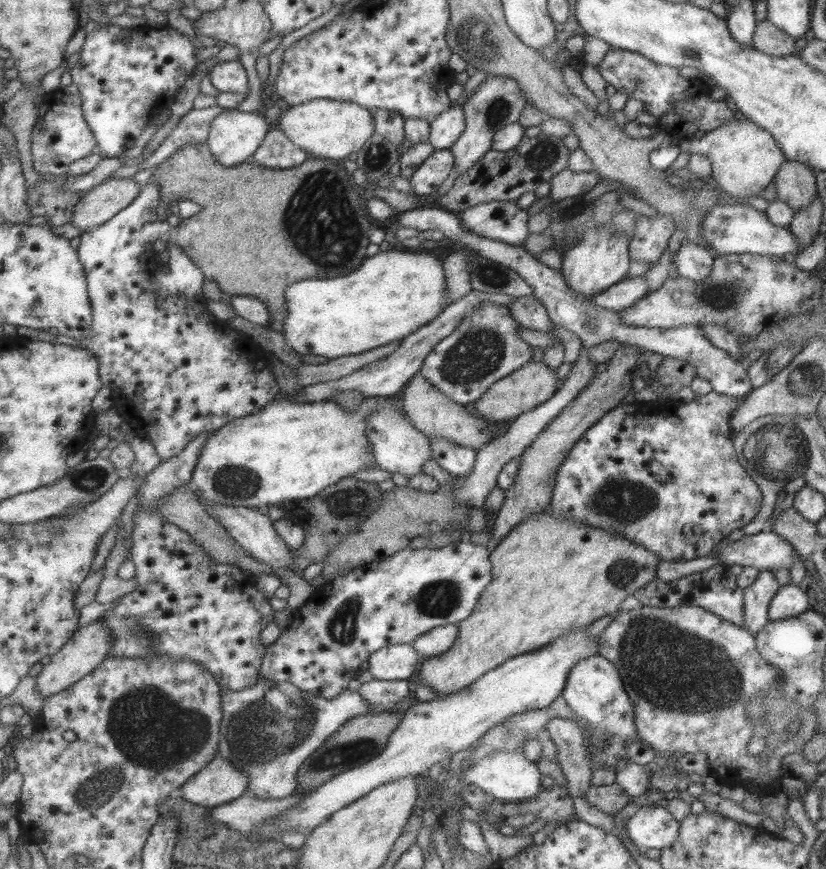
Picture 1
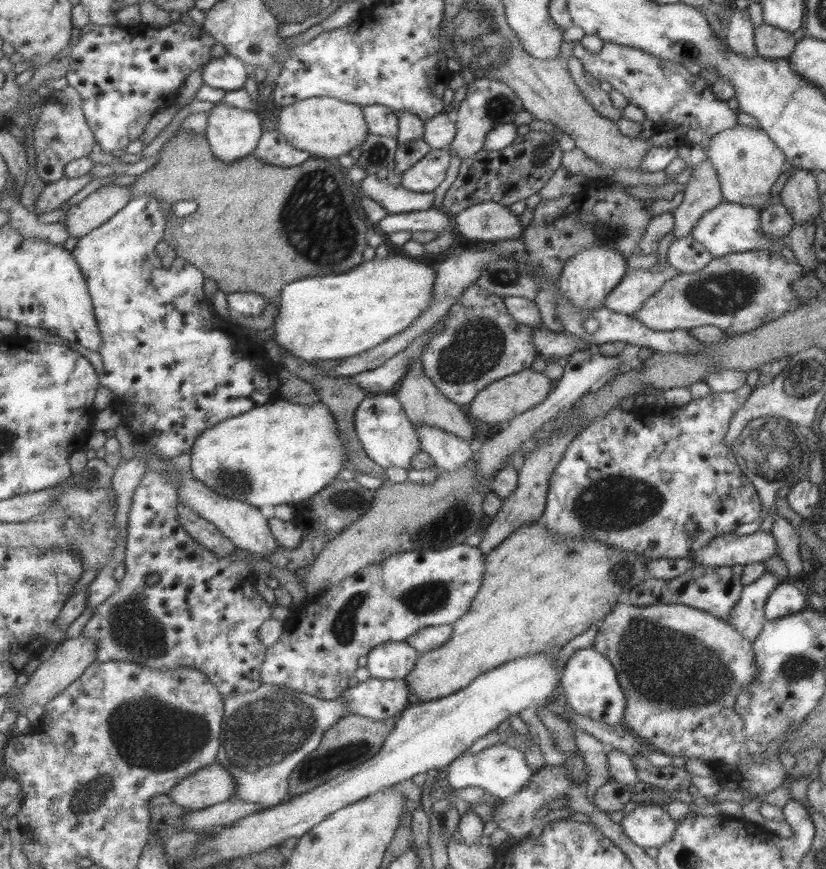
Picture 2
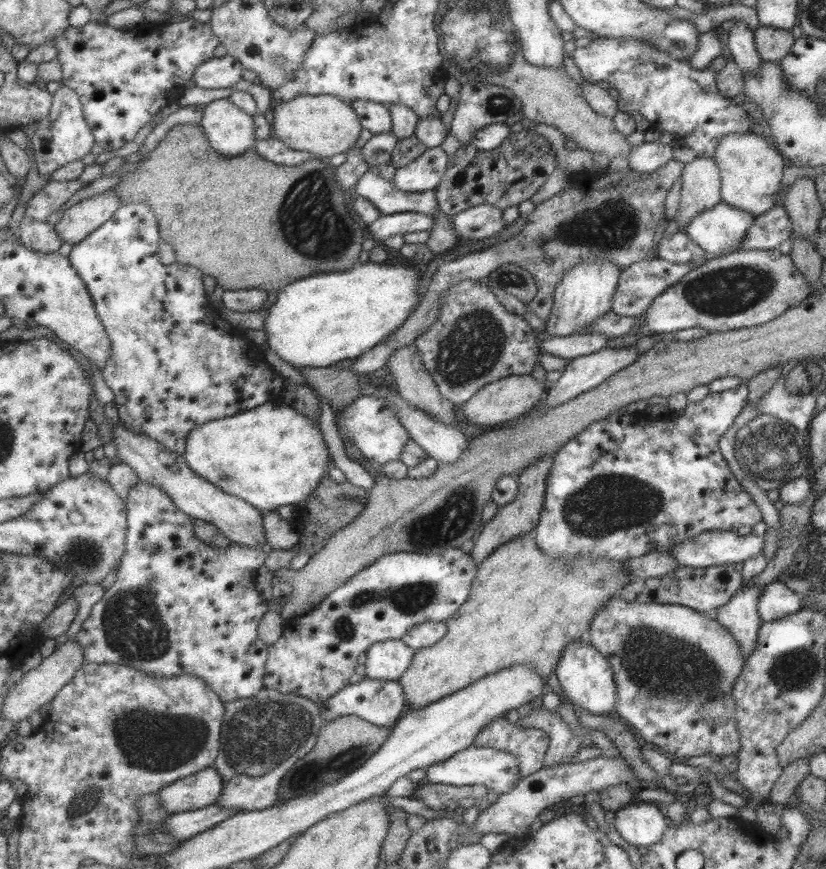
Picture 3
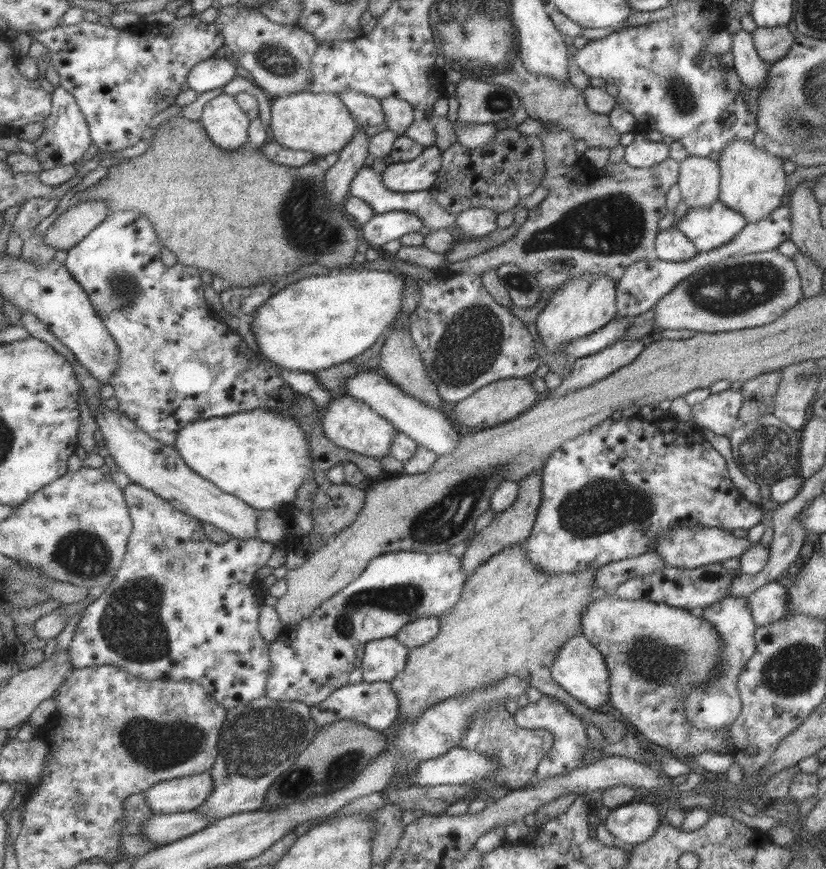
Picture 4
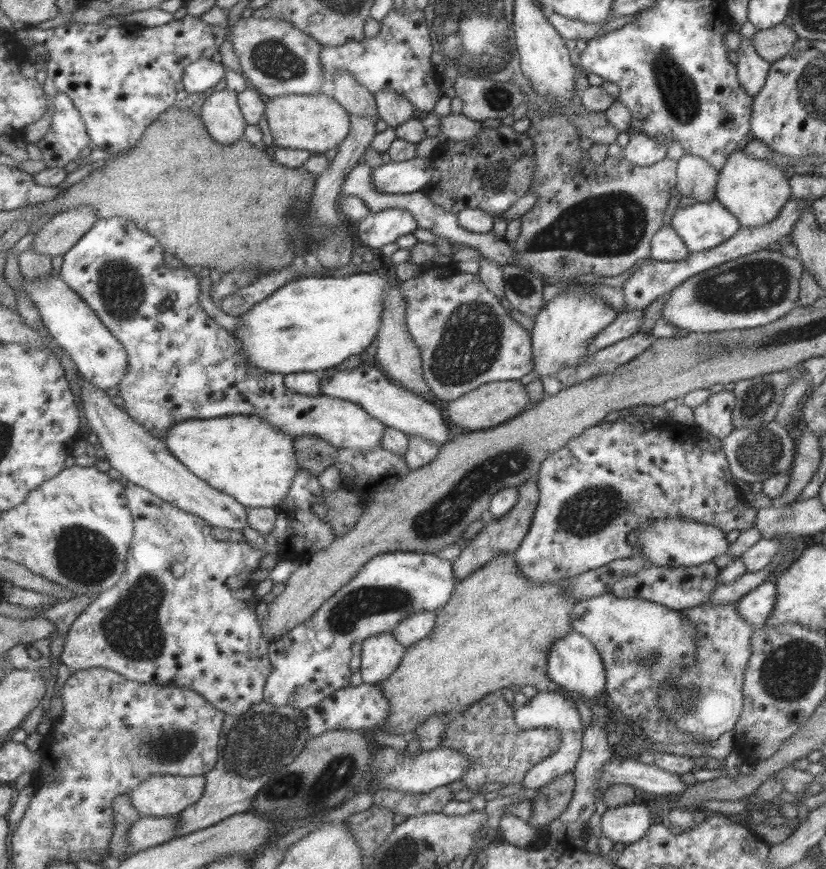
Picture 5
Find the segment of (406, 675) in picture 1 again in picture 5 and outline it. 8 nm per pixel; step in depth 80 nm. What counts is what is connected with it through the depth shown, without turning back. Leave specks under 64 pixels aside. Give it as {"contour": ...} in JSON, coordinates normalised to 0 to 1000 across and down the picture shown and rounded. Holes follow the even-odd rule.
{"contour":[[[461,728],[441,734],[437,739],[435,776],[439,786],[465,784],[485,762],[490,745],[473,728]]]}

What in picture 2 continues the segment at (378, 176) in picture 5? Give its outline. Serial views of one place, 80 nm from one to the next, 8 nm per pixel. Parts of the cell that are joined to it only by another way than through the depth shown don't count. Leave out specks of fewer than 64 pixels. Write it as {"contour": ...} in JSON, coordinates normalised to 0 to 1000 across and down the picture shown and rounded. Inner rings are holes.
{"contour":[[[519,171],[502,189],[485,199],[485,212],[490,219],[524,221],[538,204],[544,191],[544,176],[540,171]]]}

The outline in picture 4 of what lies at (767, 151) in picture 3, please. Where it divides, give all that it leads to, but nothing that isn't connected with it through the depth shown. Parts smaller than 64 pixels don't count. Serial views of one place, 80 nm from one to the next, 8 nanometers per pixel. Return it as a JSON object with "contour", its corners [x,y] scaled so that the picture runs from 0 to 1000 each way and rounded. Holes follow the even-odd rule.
{"contour":[[[886,161],[873,176],[869,184],[872,207],[869,231],[880,239],[893,244],[902,255],[919,255],[952,231],[958,216],[948,197],[947,184],[933,169],[926,174],[914,171],[909,163]]]}

